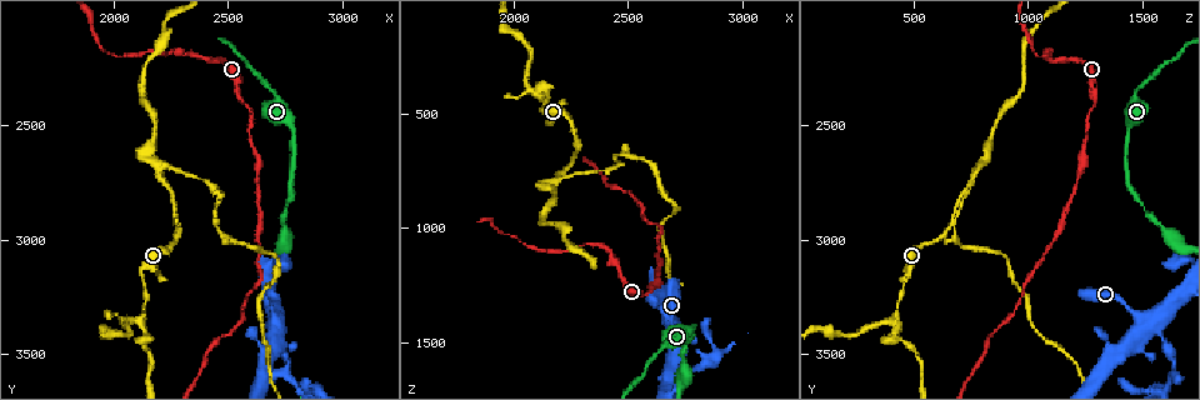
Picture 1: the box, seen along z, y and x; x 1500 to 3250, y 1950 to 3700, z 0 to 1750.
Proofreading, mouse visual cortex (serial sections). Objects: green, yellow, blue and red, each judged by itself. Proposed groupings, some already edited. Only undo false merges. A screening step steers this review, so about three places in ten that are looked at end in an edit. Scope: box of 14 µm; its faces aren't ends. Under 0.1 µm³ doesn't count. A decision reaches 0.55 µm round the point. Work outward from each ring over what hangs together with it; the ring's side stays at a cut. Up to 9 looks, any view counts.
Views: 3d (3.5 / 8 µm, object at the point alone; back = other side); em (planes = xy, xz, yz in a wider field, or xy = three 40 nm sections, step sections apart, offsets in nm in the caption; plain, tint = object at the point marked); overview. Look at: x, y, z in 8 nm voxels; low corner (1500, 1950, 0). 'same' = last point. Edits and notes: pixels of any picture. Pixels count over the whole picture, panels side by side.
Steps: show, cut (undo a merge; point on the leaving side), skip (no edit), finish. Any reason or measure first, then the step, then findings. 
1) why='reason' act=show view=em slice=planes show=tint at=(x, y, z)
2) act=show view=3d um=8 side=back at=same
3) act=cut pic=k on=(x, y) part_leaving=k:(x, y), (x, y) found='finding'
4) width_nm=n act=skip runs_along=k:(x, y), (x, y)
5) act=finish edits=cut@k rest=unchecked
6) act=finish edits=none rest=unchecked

act=show view=3d um=3.5 at=(2190, 2700, 770)

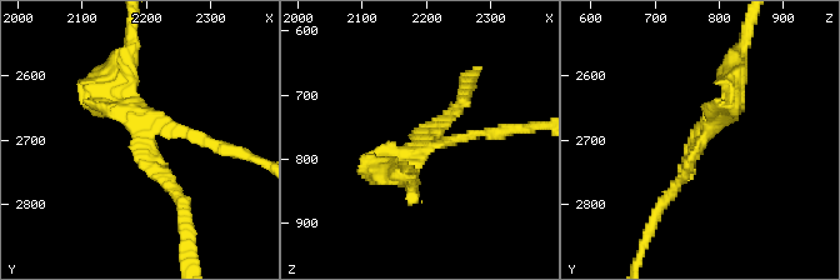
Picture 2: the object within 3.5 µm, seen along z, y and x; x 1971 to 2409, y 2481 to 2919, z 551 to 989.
arms=3 arm_widths_nm=150,150,300 why='shape alone is not enough' act=show view=em slice=planes show=tint at=(2200, 2700, 775)

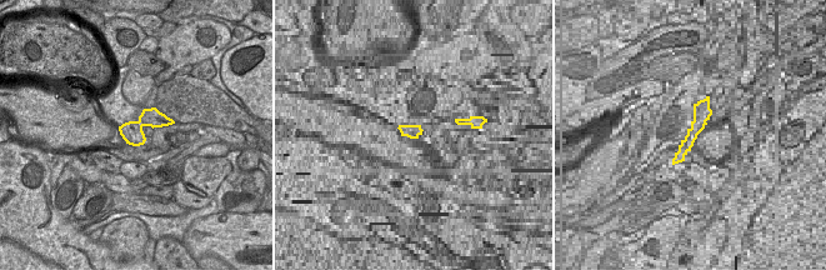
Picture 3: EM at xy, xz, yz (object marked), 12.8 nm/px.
act=skip runs_along=2:(180, 199), (110, 80) found='one cell here'

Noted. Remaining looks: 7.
why='a fork' act=show view=3d um=3.5 at=(2110, 3340, 420)

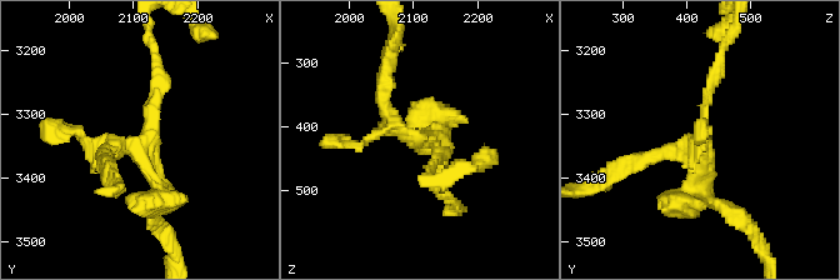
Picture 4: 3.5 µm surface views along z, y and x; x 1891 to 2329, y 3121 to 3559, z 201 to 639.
act=show view=em slice=xy step=3 show=tint at=(2105, 3350, 425)

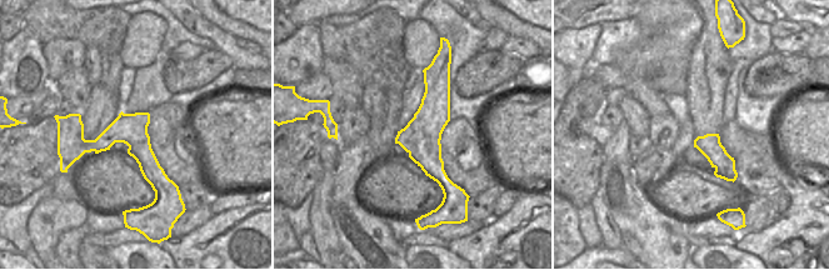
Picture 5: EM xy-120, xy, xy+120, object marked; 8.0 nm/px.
width_nm=320 act=skip runs_along=5:(432, 68), (430, 163), (445, 186) found='continuous, no second cell'

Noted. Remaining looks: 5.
why='a narrow waist' act=show view=3d um=3.5 at=(2450, 2940, 670)

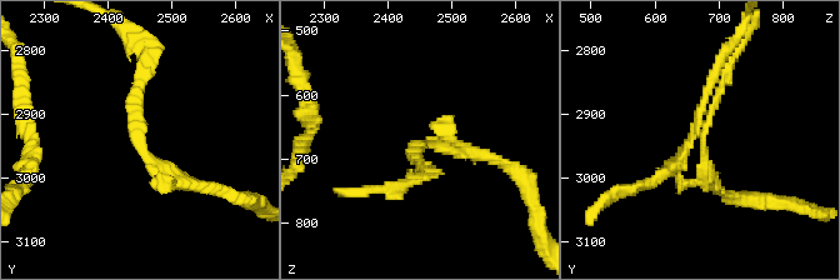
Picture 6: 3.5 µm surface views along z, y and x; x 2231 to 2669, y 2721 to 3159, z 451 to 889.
why='shape alone is not enough' act=show view=em slice=planes show=tint at=(2450, 2940, 680)

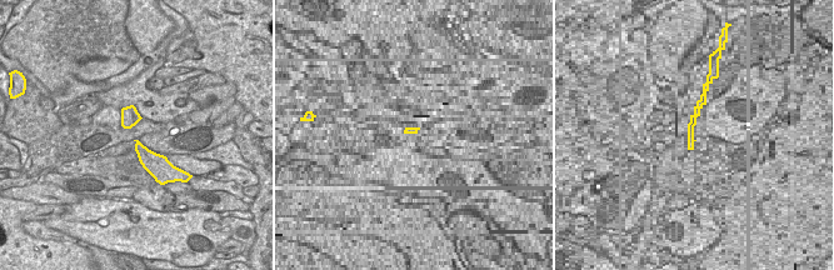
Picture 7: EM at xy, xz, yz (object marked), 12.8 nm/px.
width_nm=240 act=skip runs_along=6:(144, 65), (136, 141), (201, 184) found='one cell here'

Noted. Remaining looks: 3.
why='sharp bend' act=show view=3d um=3.5 at=(2700, 3340, 1490)

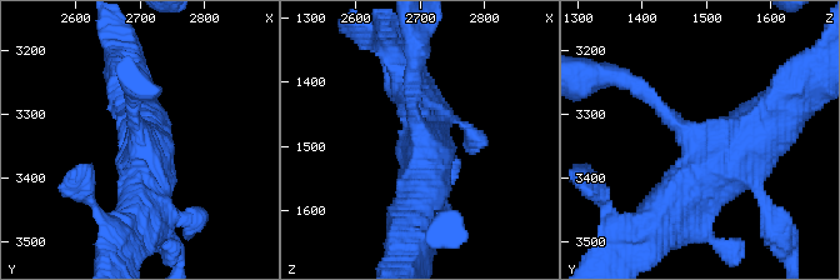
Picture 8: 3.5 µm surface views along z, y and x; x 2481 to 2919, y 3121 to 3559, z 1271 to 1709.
act=show view=em slice=xy step=1 show=tint at=(2700, 3350, 1485)

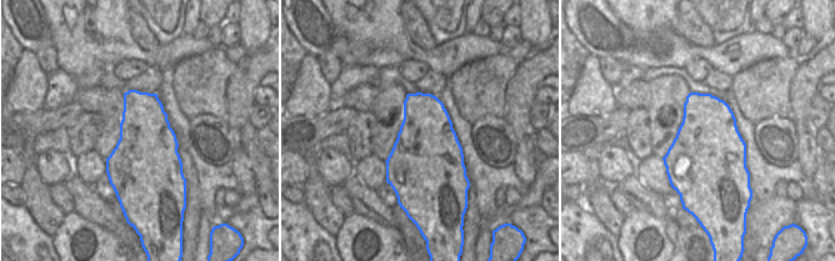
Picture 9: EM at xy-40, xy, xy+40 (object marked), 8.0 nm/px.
act=skip found='continuous, no second cell'

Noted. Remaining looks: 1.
act=finish edits=none rest=unchecked

